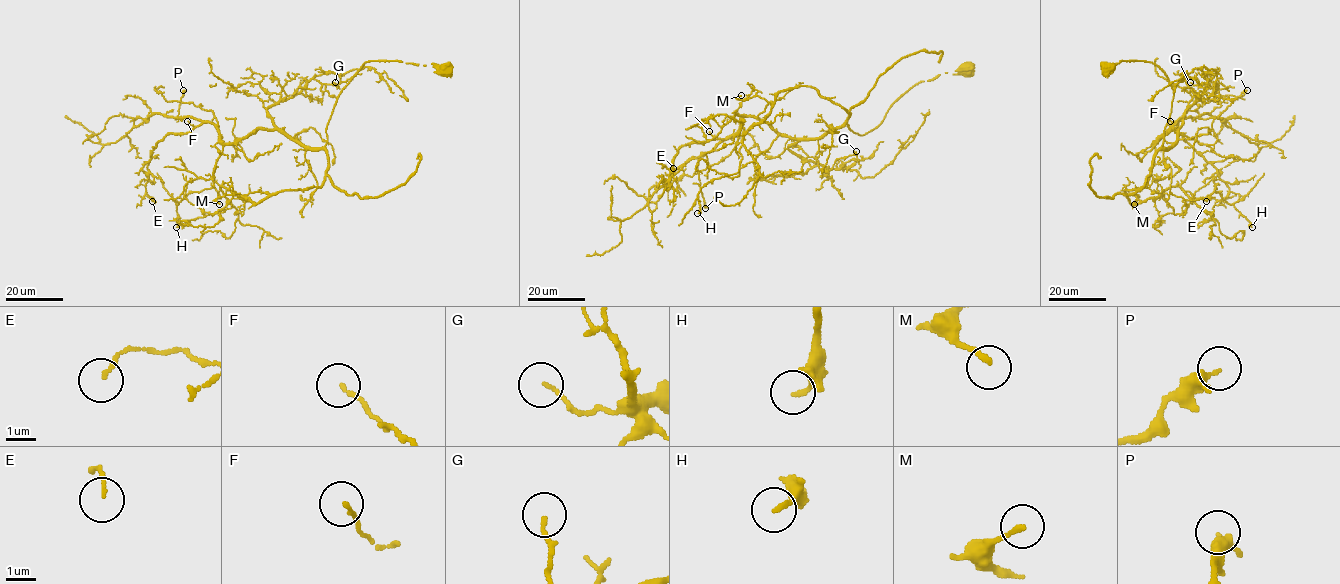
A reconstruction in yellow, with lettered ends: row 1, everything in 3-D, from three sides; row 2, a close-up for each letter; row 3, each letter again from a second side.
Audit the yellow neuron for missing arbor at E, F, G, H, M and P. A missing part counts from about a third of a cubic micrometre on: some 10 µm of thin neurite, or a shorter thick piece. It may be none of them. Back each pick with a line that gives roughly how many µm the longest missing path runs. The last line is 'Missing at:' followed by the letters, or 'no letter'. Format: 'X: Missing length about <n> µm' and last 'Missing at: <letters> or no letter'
Missing at: no letter

